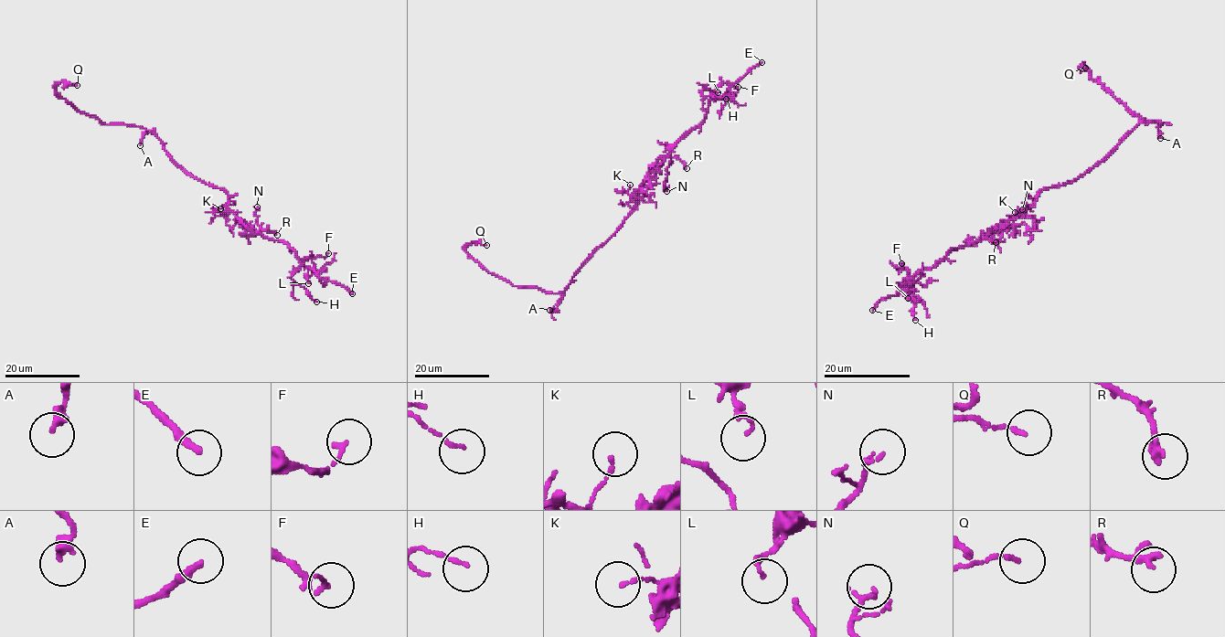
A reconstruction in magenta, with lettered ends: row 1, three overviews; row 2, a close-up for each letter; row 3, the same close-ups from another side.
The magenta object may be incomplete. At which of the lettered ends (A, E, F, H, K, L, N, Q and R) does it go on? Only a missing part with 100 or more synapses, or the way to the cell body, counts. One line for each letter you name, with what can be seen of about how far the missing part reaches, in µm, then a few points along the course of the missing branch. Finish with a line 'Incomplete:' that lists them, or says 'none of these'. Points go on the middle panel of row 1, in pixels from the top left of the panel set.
E: 45 µm
Incomplete: E

